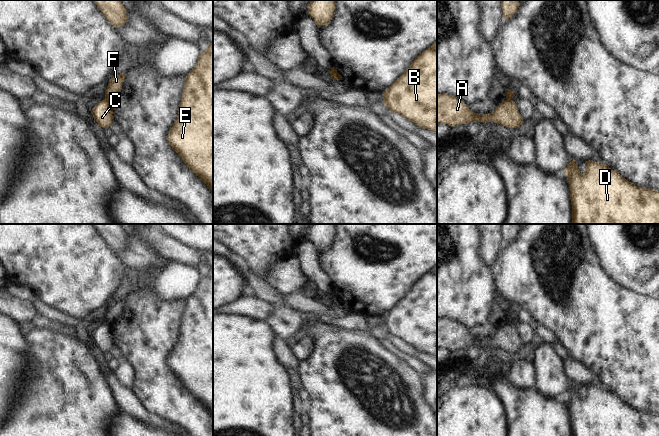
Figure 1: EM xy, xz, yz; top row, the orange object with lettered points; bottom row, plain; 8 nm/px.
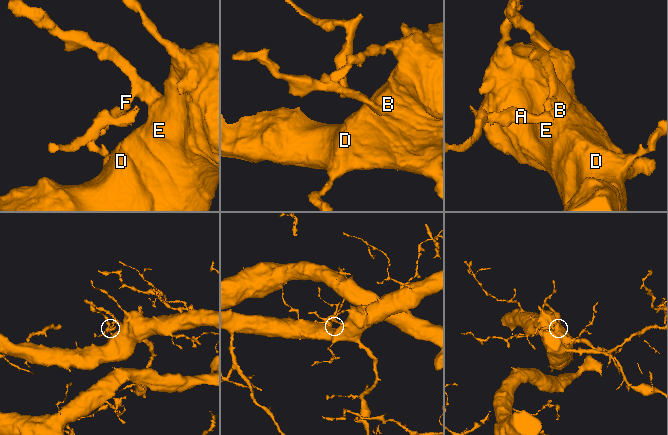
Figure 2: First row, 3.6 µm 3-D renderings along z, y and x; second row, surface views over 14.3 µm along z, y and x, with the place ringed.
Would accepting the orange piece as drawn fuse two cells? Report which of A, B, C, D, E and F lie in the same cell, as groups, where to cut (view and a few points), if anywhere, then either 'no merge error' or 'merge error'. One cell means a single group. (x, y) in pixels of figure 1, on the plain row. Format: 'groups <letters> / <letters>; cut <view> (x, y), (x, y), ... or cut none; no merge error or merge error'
groups A C / B D E F; cut xy (106, 322), (110, 326); merge error

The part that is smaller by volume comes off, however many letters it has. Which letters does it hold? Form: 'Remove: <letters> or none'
Remove: A, C.

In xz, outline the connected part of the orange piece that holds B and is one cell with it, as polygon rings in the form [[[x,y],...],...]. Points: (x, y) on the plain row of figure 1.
[[[437,265],[420,277],[409,292],[383,316],[382,326],[395,338],[437,357]]]

